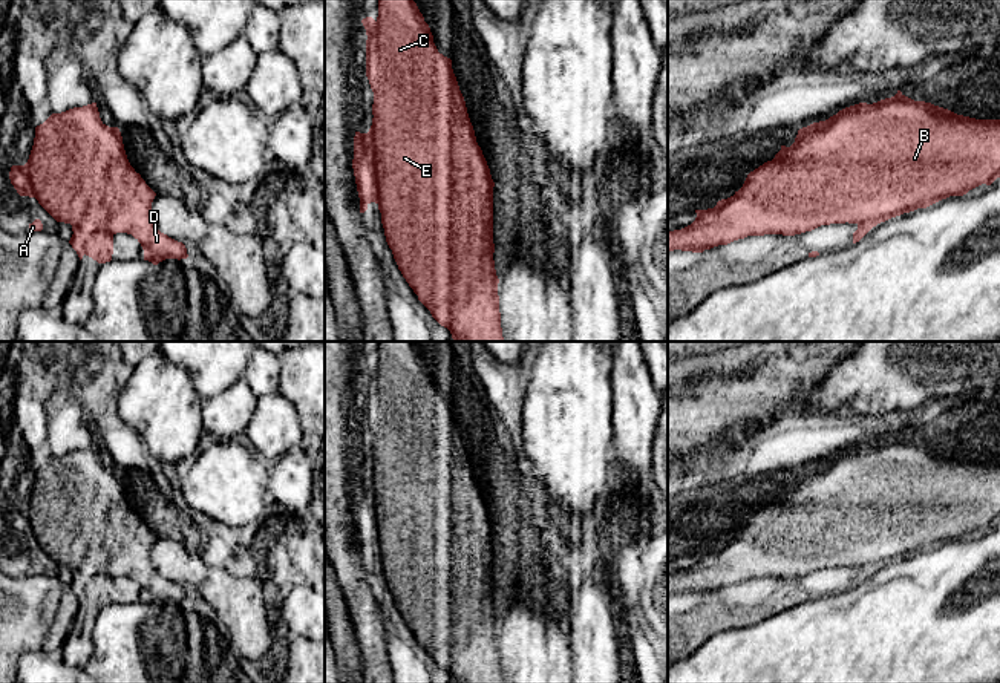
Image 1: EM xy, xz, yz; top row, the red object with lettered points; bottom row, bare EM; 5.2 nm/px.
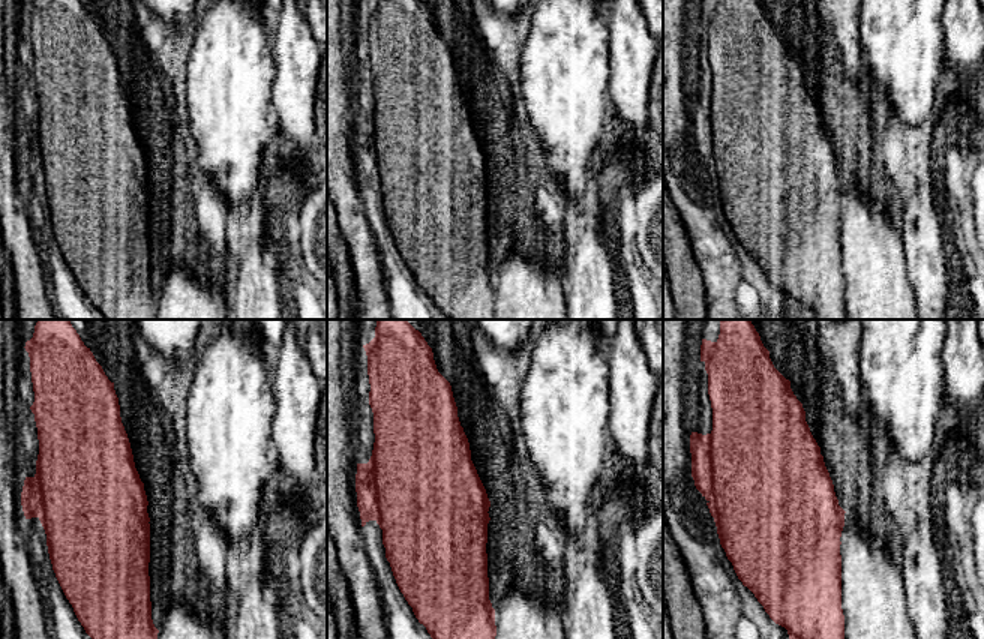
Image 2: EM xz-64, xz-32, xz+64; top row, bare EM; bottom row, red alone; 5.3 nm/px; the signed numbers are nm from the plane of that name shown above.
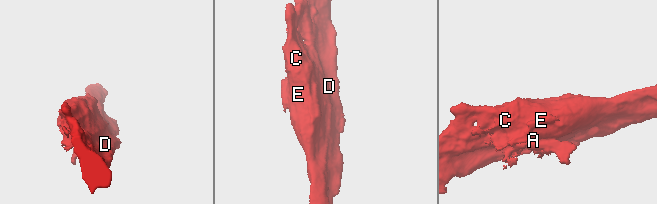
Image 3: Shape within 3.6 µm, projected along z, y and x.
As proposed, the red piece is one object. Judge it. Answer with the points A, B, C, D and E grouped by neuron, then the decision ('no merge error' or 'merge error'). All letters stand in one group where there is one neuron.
groups A B C D E; no merge error

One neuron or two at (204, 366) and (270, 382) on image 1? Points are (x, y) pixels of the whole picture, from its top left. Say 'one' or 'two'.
one

